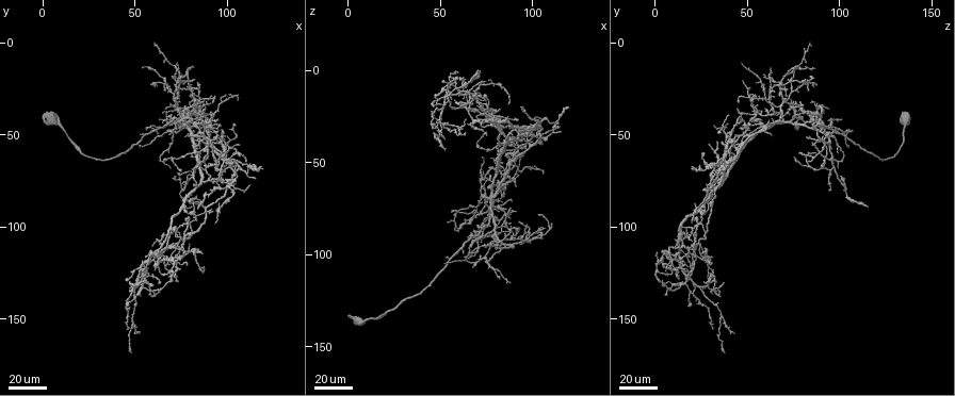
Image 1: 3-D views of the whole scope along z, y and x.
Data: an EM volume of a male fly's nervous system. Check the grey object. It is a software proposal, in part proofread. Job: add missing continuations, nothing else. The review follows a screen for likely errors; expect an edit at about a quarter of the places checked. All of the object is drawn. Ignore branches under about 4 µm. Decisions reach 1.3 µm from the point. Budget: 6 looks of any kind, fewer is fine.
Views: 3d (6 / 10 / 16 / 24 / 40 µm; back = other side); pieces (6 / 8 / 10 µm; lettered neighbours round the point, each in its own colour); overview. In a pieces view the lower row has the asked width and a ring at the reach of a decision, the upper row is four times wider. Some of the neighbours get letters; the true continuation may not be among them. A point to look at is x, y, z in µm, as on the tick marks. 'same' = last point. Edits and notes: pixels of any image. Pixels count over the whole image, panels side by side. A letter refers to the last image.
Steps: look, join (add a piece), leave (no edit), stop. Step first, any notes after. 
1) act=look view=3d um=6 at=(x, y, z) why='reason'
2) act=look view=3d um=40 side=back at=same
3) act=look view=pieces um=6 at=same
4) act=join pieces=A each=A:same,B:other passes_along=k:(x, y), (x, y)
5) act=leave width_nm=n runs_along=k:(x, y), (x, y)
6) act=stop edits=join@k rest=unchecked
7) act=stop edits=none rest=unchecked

act=look view=3d um=24 at=(111, 78, 28) why='free end'

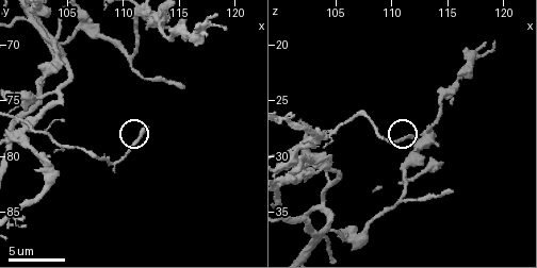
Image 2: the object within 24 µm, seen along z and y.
act=look view=pieces um=6 at=(112.4, 77.4, 28.2) why='see the neighbours'

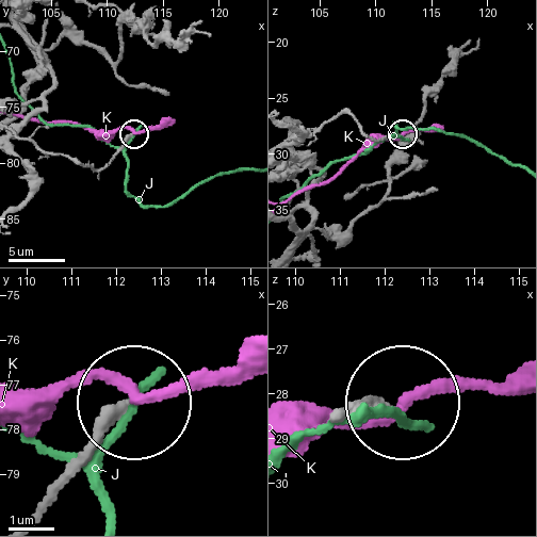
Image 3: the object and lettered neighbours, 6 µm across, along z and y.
act=leave width_nm=240 each=J:other,K:other runs_along=3:(19, 135), (45, 151), (99, 168), (132, 133) found='no lettered piece goes on from it'

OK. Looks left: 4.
act=look view=3d um=24 at=(94, 98, 19) why='end of a long branch'

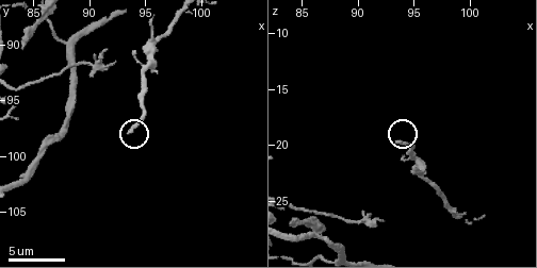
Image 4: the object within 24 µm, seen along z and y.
act=look view=pieces um=6 at=(93.6, 98.0, 19.8)

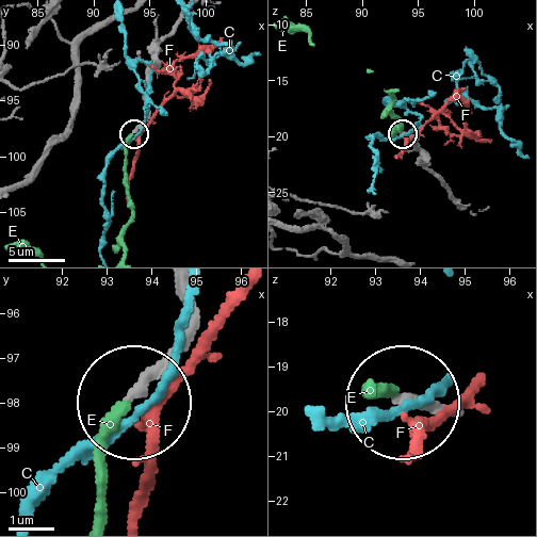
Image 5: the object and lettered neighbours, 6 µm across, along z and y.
act=join pieces=E each=C:other,E:same,F:other found='the neuron continues'

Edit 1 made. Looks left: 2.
act=stop edits=join@5 rest=unchecked

